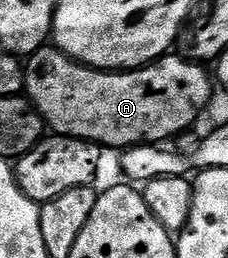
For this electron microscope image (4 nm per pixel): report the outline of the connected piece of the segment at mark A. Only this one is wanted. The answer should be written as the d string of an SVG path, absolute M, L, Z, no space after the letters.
M47 45L29 56L24 67L24 91L41 115L43 124L55 135L87 139L106 149L125 149L142 144L162 145L167 142L165 139L173 140L193 128L198 115L210 102L212 75L206 70L203 64L191 63L189 59L183 59L181 54L167 53L161 59L132 71L100 71L77 63L63 51Z

